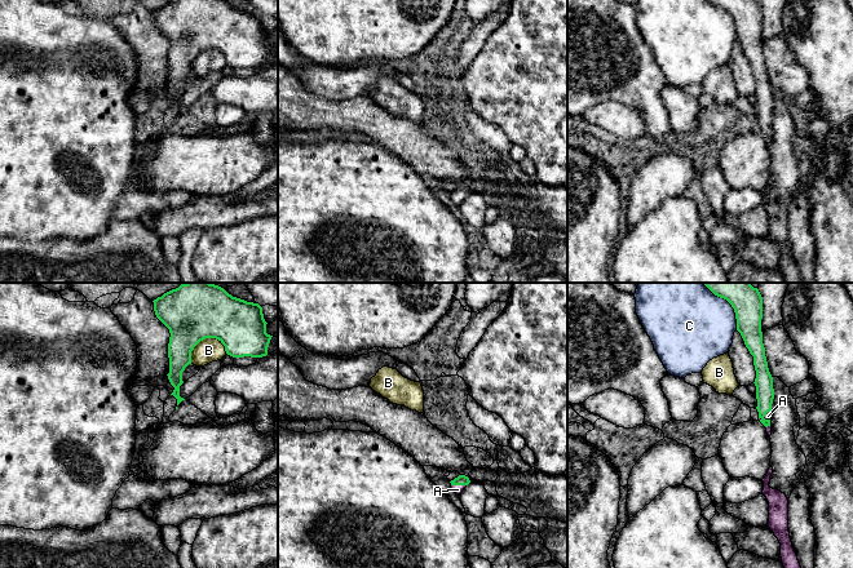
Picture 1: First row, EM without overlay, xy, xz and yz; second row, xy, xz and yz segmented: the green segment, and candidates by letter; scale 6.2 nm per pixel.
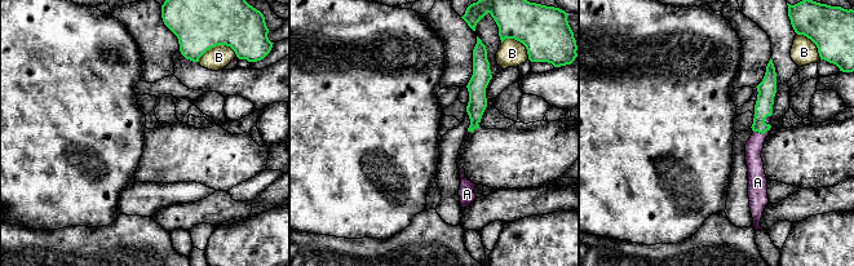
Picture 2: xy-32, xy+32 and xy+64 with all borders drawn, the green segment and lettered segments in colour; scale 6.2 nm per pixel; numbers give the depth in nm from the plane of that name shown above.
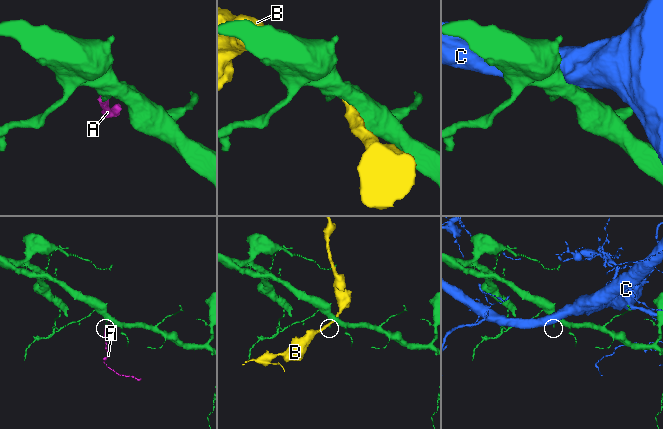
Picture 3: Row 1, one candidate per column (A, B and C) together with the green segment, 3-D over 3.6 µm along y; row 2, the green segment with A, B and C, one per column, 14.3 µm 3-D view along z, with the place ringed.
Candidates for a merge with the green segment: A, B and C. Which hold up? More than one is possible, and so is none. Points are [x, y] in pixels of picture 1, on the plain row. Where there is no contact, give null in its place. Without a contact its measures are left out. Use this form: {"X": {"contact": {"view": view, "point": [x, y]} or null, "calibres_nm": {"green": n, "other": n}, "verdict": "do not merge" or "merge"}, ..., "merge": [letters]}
{"A": {"contact": {"view": "yz", "point": [767, 131]}, "calibres_nm": {"green": 110, "other": 50}, "verdict": "merge"}, "B": {"contact": {"view": "xy", "point": [202, 50]}, "calibres_nm": {"green": 340, "other": 150}, "verdict": "do not merge"}, "C": {"contact": {"view": "yz", "point": [732, 17]}, "calibres_nm": {"green": 190, "other": 440}, "verdict": "do not merge"}, "merge": ["A"]}

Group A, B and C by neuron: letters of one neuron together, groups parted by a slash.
A / B / C

